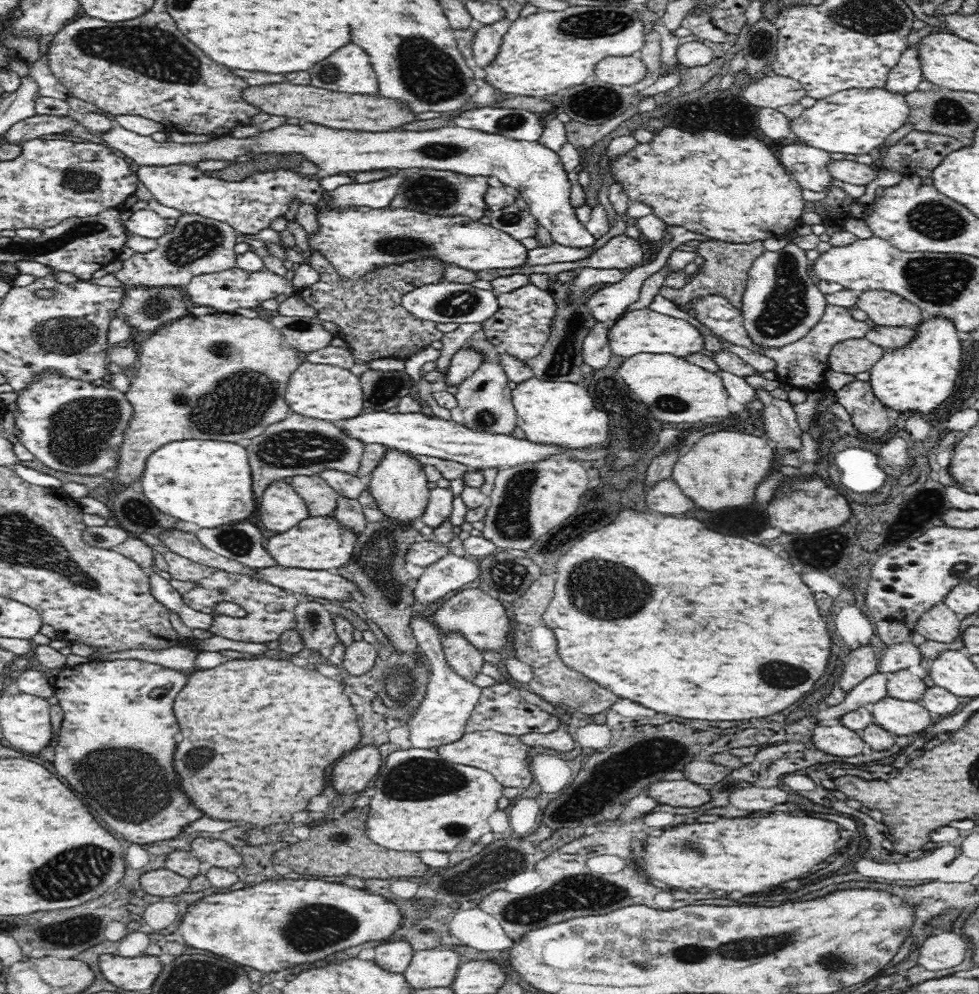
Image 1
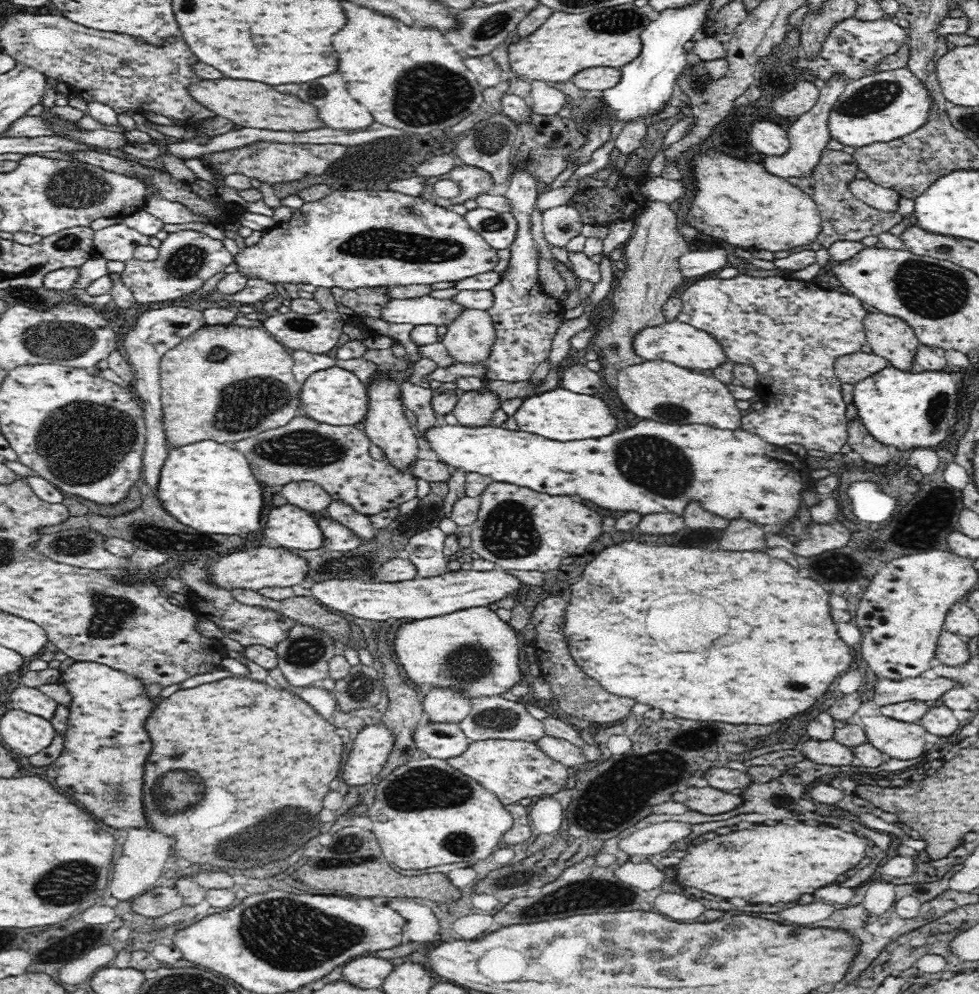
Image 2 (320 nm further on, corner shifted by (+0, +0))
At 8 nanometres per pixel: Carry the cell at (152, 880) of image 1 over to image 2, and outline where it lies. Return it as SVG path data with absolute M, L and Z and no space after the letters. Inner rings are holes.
M154 887L131 901L131 909L136 914L158 918L183 905L183 896L175 887Z

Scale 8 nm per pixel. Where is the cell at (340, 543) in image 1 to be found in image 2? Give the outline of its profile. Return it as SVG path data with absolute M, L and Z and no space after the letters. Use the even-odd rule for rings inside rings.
M260 545L220 557L215 563L208 564L206 571L226 591L232 592L232 588L249 588L260 592L267 587L293 587L301 584L309 574L309 566L306 558L300 557L300 553L292 552L289 547Z

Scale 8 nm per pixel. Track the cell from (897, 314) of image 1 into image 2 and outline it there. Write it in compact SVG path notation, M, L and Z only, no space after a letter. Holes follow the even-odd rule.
M868 309L862 324L872 353L882 355L898 370L911 370L920 342L908 322L897 315Z

